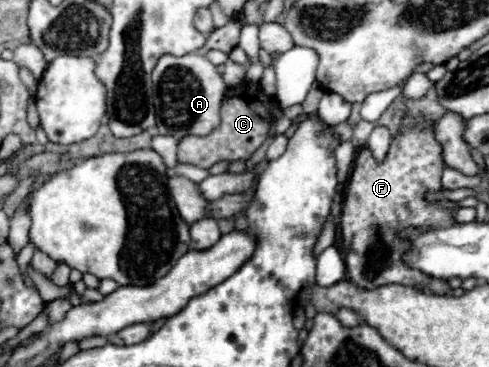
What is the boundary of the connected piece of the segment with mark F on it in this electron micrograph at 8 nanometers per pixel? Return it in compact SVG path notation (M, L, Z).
M410 116L402 120L402 128L392 138L382 162L372 156L370 148L360 150L344 188L340 220L342 246L348 246L344 258L348 278L392 278L392 284L412 286L432 294L452 294L446 280L426 276L402 262L402 256L410 250L410 242L402 236L406 228L450 228L456 224L456 208L426 200L426 192L442 190L442 170L442 146L434 138L434 124L420 128Z

